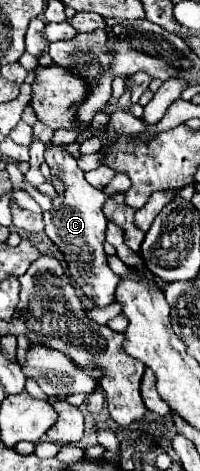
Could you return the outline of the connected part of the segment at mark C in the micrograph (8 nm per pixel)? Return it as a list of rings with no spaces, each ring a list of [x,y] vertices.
[[[49,146],[45,150],[45,162],[51,172],[57,174],[65,182],[65,194],[53,200],[53,210],[45,212],[45,234],[59,246],[65,256],[67,270],[71,274],[73,286],[77,286],[87,298],[95,300],[97,306],[107,306],[115,302],[115,288],[119,284],[119,276],[107,266],[103,240],[107,218],[103,214],[103,204],[107,202],[107,194],[99,188],[93,188],[85,180],[85,170],[79,168],[77,158],[73,158],[65,146]]]

